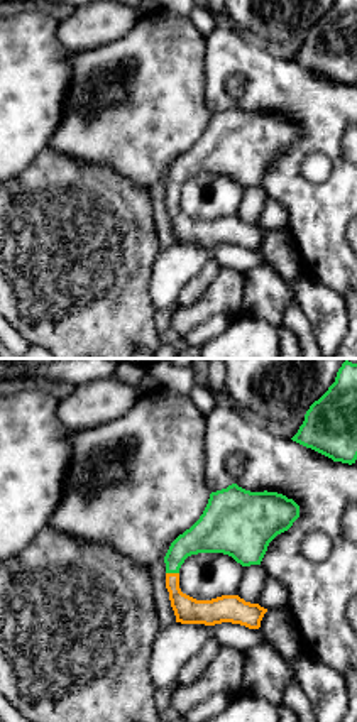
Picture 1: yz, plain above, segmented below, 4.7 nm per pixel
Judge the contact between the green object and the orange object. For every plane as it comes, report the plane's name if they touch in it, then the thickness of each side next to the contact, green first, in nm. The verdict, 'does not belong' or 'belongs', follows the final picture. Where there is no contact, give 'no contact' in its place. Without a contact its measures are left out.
contact in yz; calibres 180 and 130 nm

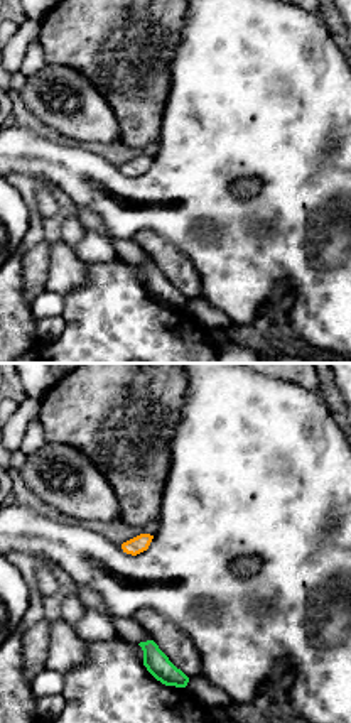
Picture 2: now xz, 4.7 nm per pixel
no contact

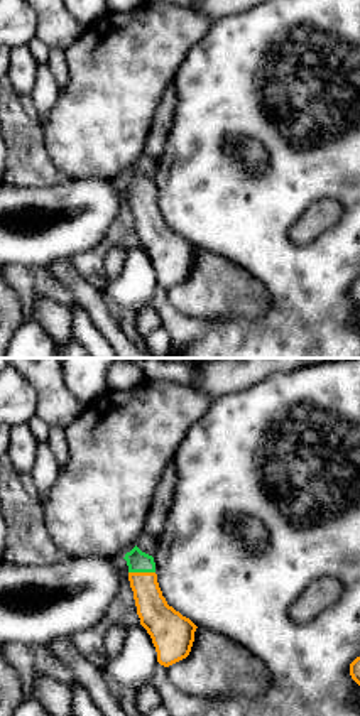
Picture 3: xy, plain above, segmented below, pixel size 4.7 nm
contact in xy; calibres 110 and 160 nm

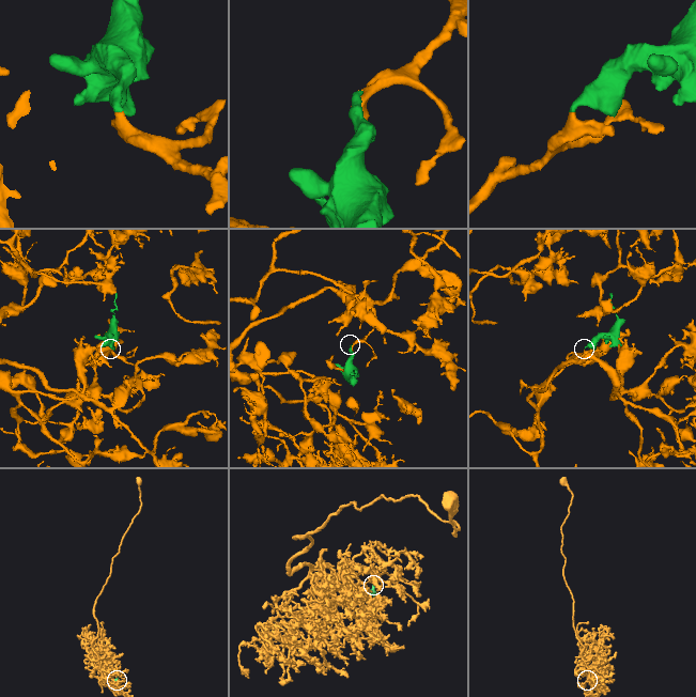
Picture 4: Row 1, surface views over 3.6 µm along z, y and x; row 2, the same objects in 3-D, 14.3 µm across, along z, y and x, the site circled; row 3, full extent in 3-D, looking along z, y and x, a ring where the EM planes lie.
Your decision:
belongs

